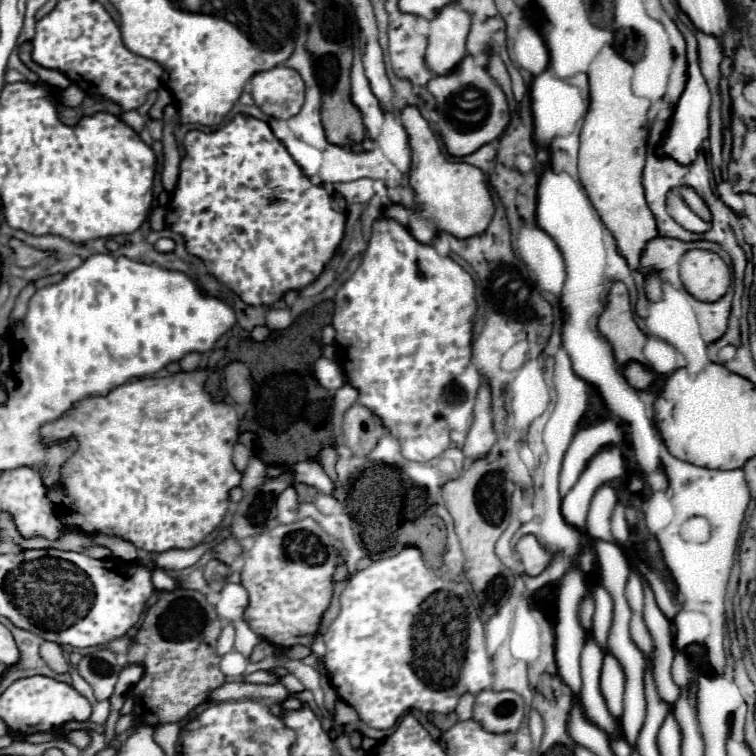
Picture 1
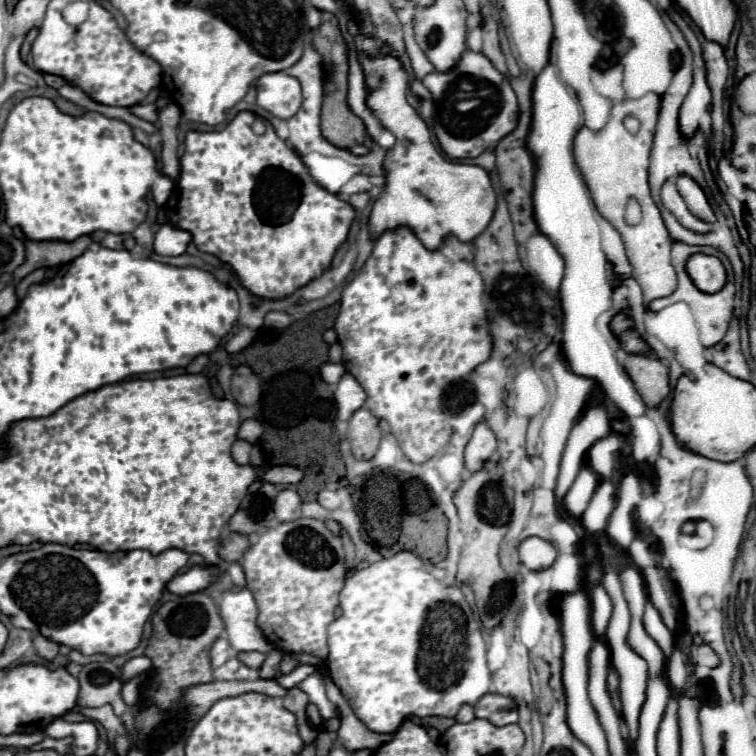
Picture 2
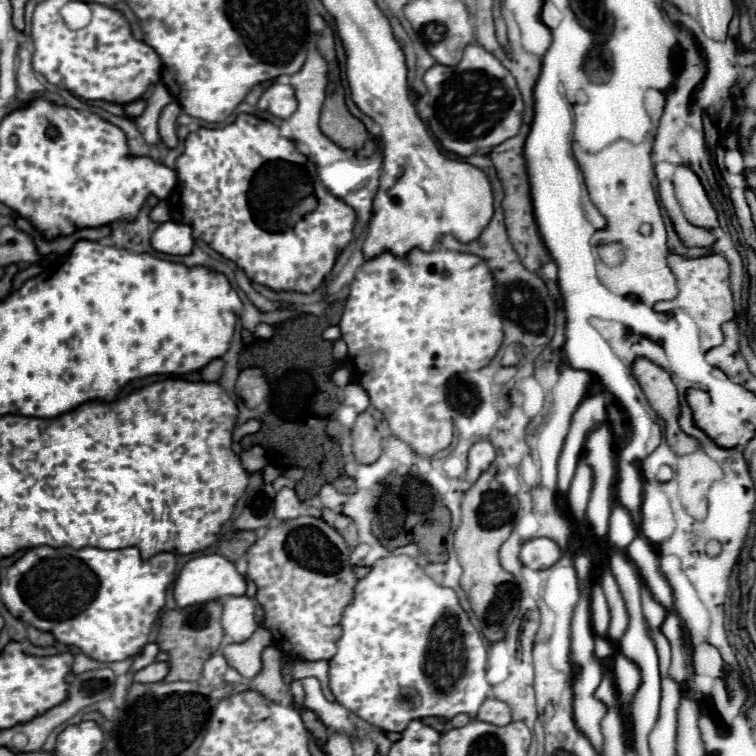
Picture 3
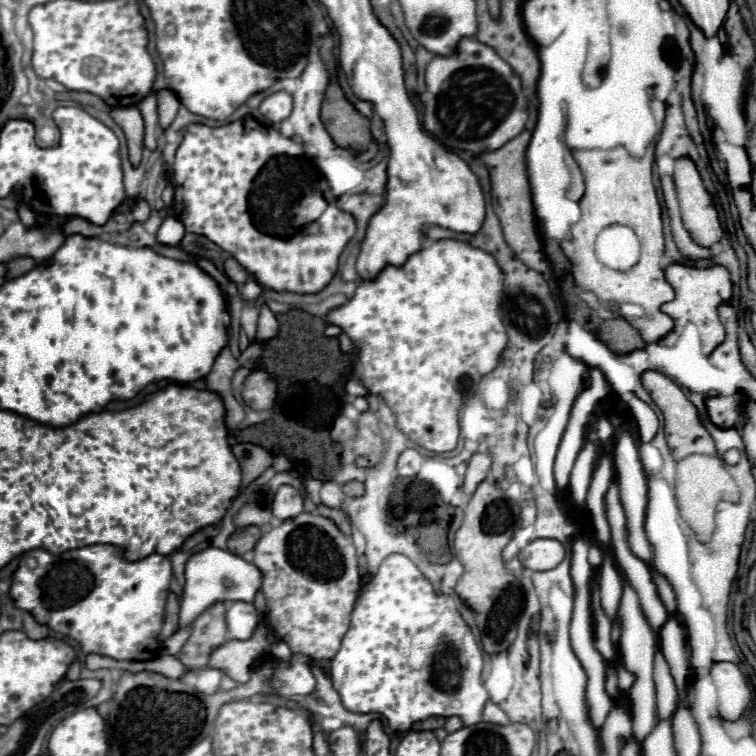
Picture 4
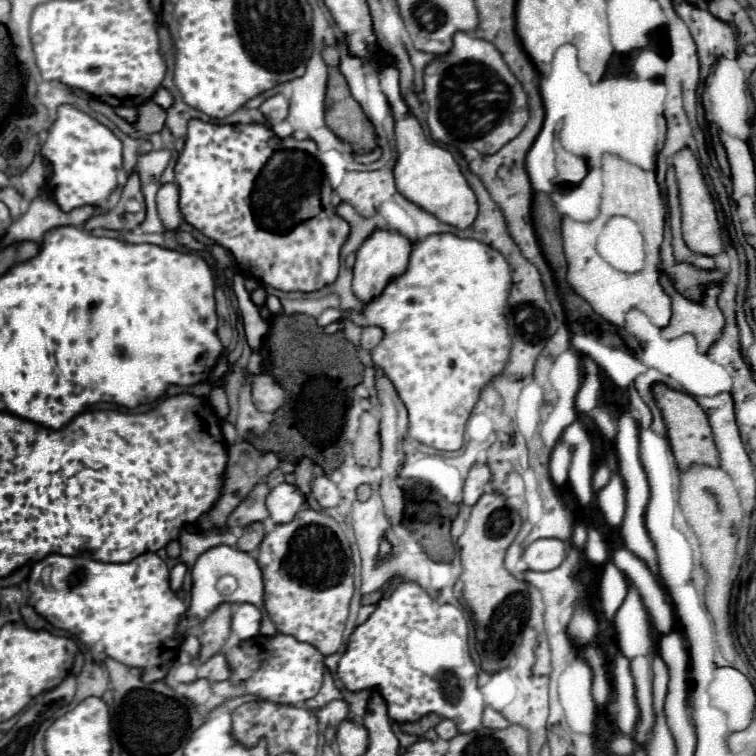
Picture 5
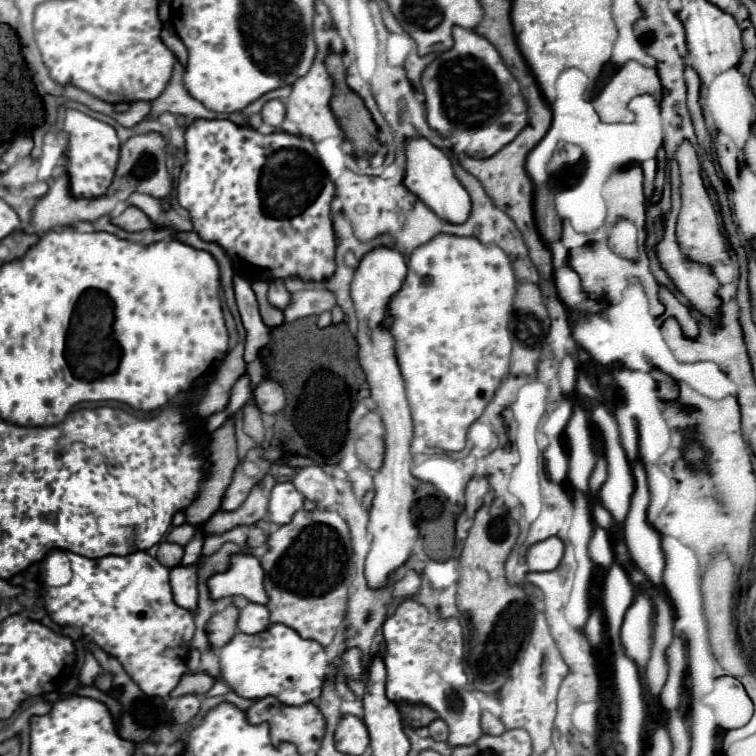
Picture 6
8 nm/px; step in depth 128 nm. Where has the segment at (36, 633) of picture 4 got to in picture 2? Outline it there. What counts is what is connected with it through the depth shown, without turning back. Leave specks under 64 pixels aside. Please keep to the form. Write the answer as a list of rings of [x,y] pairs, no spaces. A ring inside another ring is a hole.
[[[40,634],[34,636],[34,648],[46,660],[52,660],[58,654],[58,644],[54,640],[48,640],[48,638],[40,636]]]

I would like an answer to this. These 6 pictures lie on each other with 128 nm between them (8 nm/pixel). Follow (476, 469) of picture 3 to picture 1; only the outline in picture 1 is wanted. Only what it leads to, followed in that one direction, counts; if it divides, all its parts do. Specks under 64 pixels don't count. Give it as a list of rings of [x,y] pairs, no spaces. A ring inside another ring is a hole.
[[[484,384],[478,392],[476,408],[474,408],[474,424],[470,428],[470,436],[464,442],[464,456],[470,460],[484,458],[492,444],[496,442],[496,434],[492,428],[492,410],[490,410],[490,390]]]

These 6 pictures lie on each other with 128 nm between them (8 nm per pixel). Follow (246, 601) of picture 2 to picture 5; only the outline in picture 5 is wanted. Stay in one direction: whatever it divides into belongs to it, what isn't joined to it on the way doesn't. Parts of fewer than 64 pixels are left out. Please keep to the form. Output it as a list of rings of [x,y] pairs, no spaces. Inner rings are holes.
[[[238,604],[232,616],[232,632],[240,640],[250,640],[260,632],[262,612],[254,604]]]

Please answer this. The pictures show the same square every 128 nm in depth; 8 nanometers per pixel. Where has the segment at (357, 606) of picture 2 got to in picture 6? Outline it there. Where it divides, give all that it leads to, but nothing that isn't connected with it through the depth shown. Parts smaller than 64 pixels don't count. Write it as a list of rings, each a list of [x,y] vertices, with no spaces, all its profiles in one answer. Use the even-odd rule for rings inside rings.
[[[406,600],[384,624],[386,654],[384,664],[388,670],[386,694],[392,702],[420,702],[438,712],[448,724],[450,748],[460,744],[474,744],[482,736],[480,728],[480,704],[468,690],[466,672],[462,666],[464,638],[462,626],[456,618],[442,618],[440,614],[428,612],[416,600]]]

